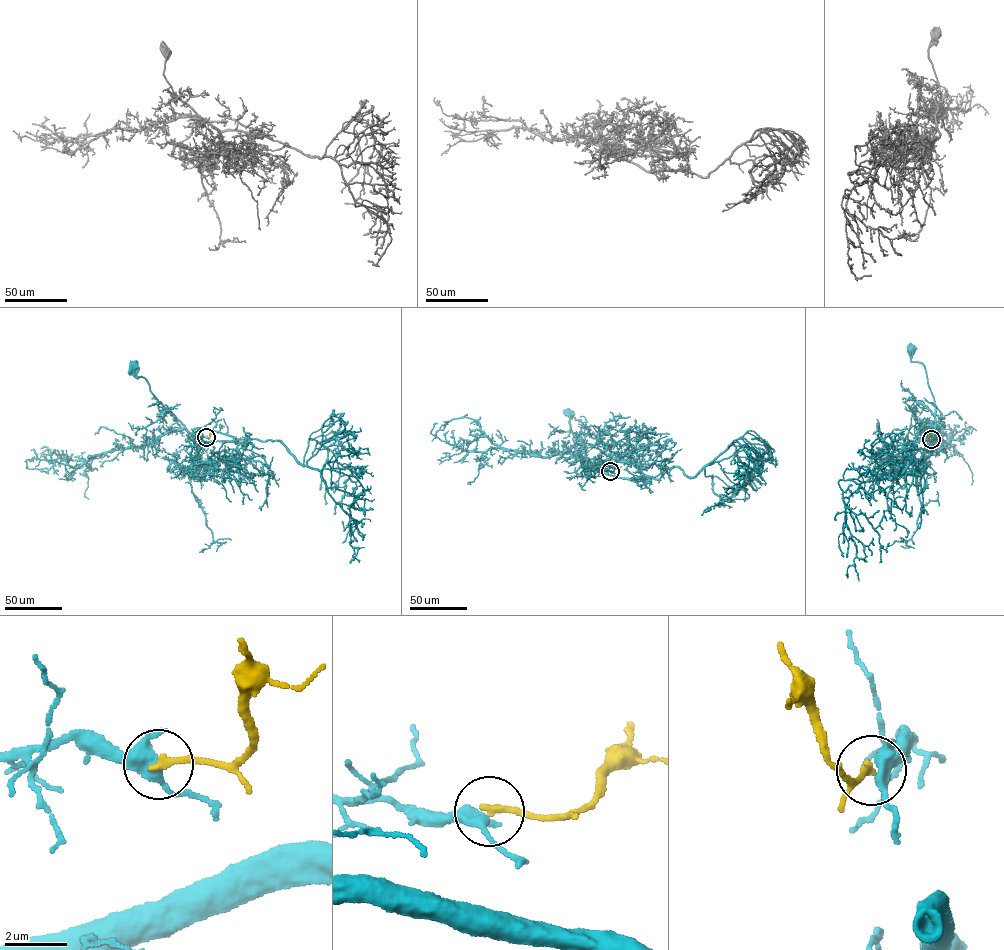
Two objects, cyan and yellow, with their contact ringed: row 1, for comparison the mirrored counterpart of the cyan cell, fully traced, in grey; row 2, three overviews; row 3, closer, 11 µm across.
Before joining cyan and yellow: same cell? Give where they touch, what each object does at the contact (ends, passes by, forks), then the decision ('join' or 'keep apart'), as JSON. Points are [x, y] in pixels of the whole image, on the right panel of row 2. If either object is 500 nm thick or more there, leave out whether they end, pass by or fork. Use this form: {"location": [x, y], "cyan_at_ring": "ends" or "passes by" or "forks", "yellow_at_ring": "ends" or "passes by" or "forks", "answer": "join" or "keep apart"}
{"location": [931, 439], "cyan_at_ring": "forks", "yellow_at_ring": "ends", "answer": "keep apart"}

